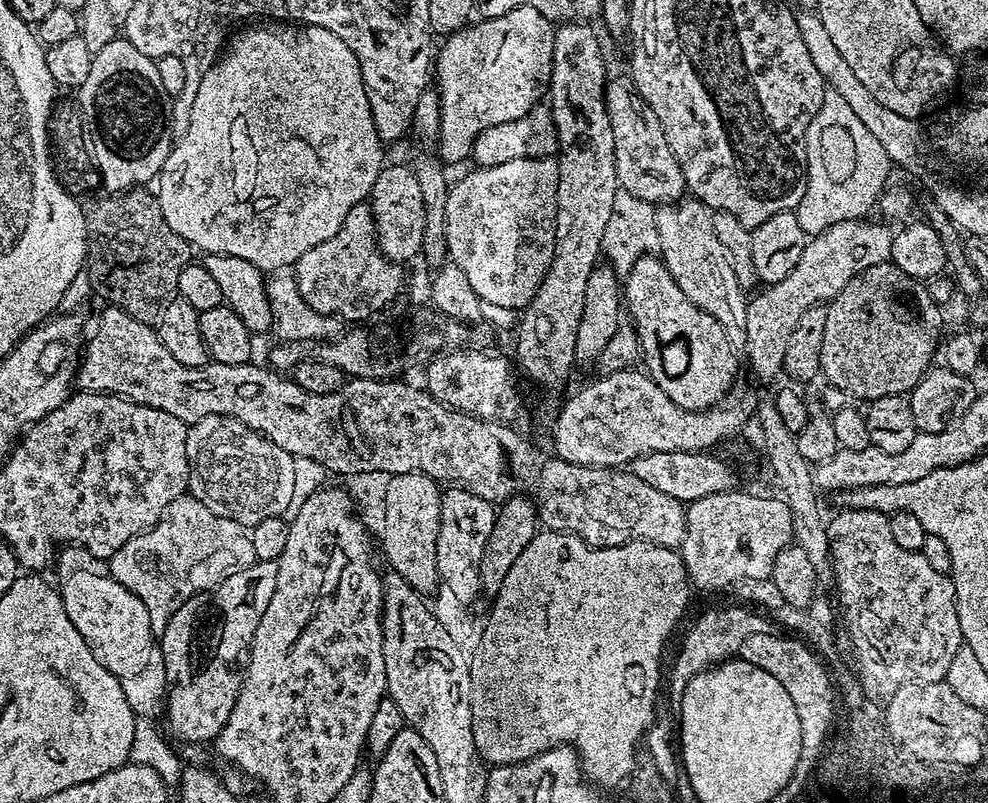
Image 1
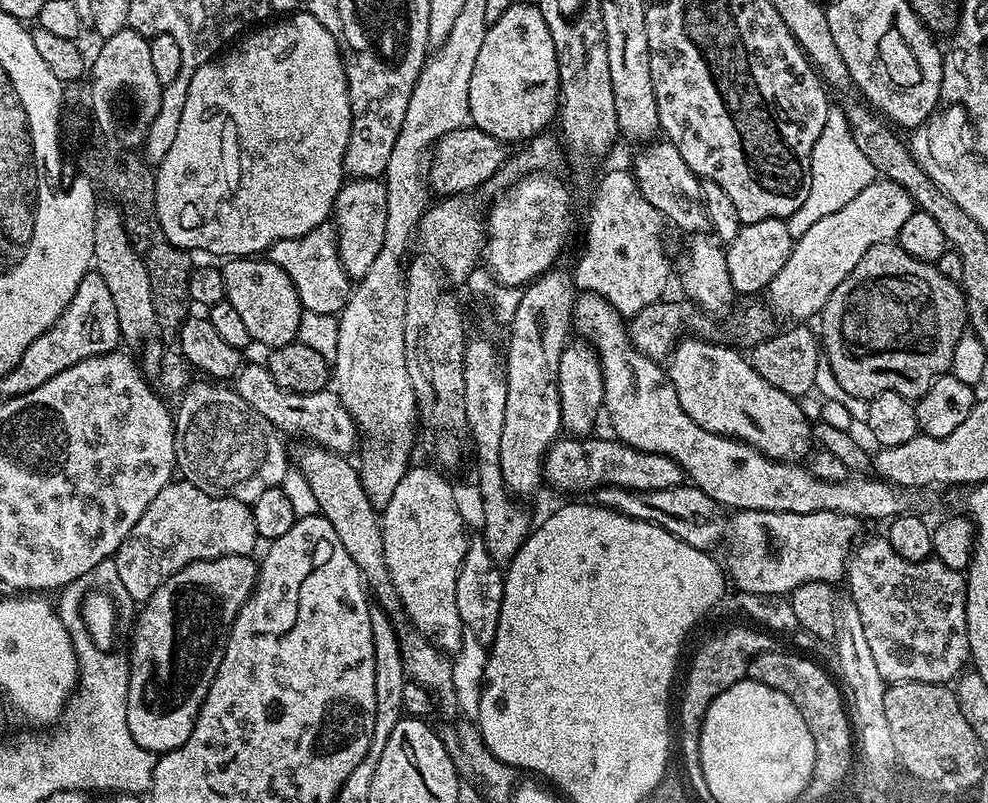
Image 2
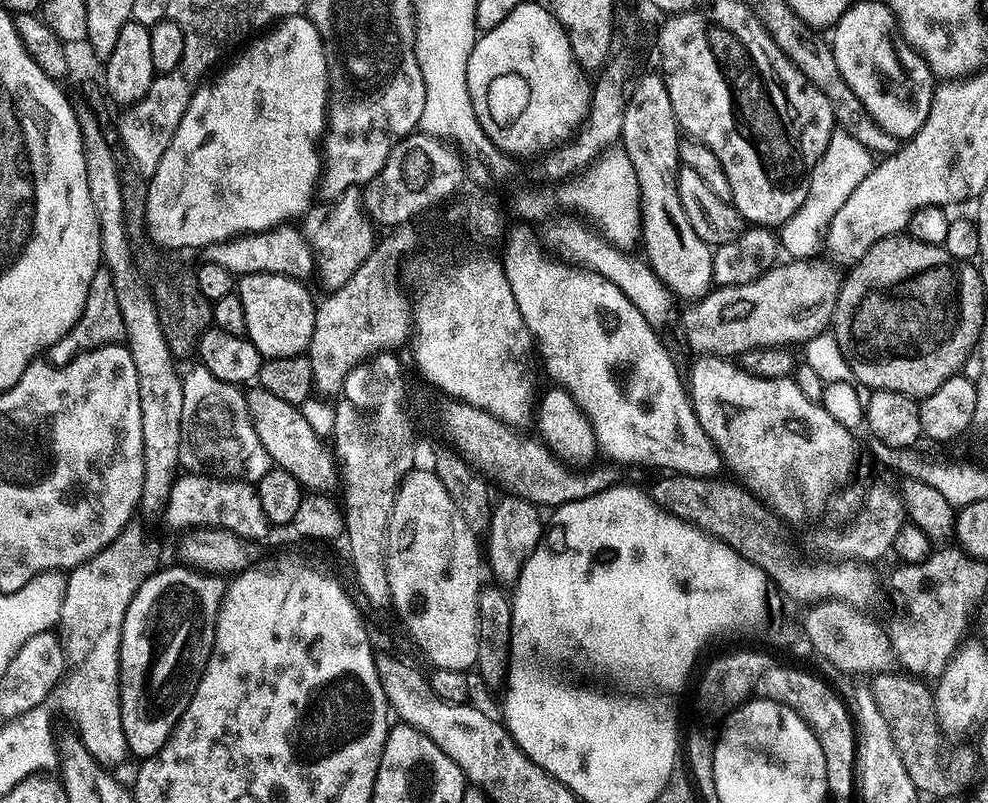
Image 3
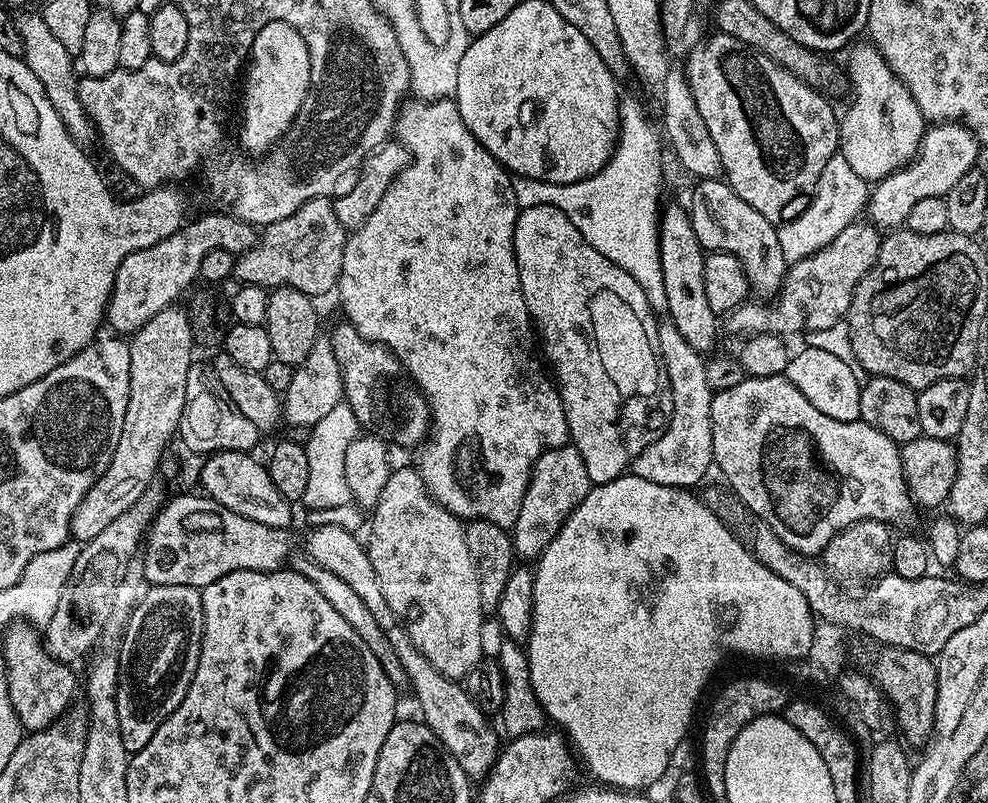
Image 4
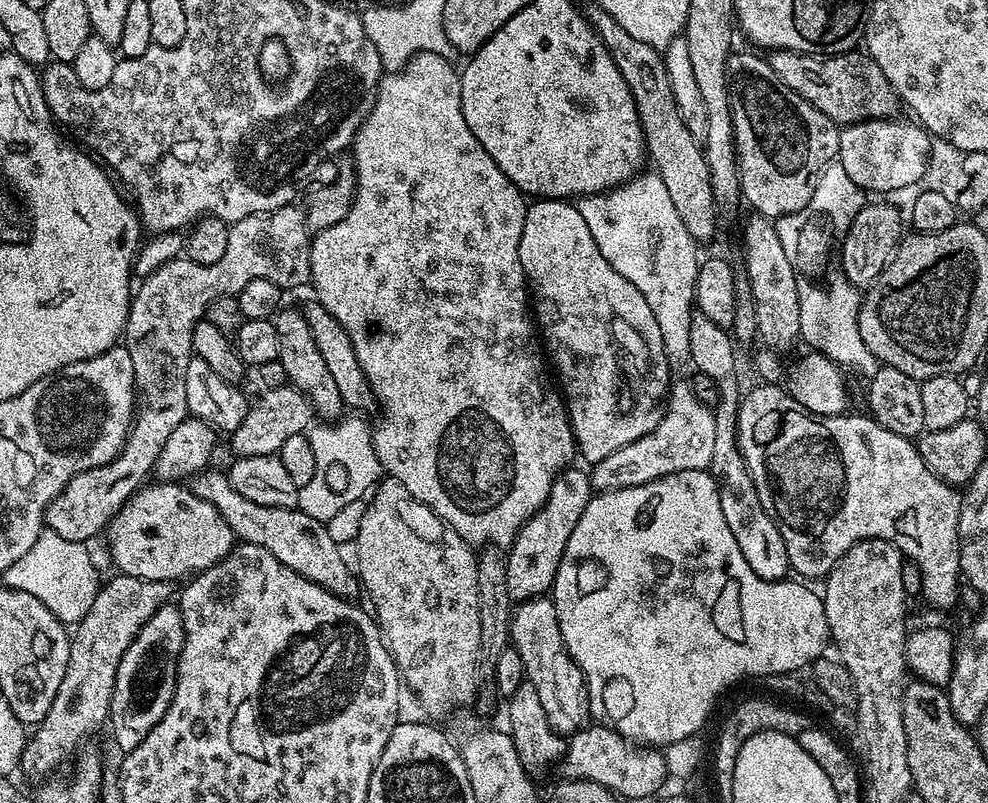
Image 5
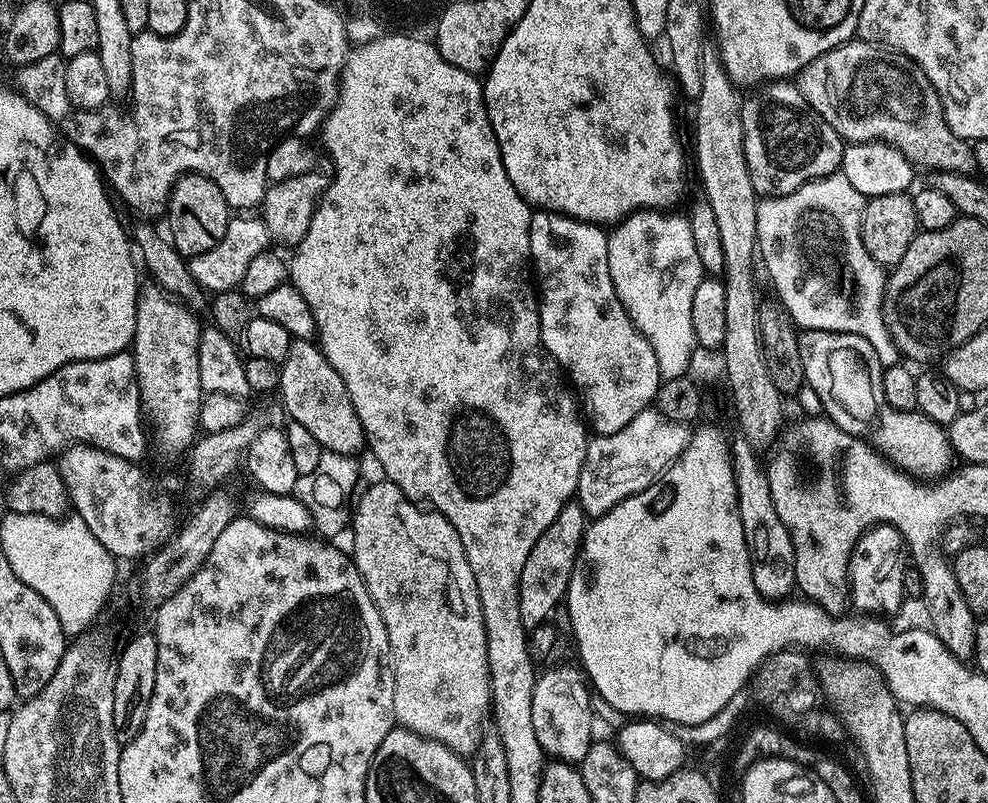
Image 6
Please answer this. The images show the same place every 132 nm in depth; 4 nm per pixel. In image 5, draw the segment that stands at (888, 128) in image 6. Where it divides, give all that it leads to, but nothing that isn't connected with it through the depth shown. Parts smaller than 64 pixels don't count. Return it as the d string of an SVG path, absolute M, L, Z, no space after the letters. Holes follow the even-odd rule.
M781 48L769 51L766 59L770 70L806 102L810 102L826 118L838 126L861 124L863 120L887 120L895 117L902 101L890 86L886 74L878 70L871 56L860 50L838 52L834 56L818 57L807 52L791 52Z

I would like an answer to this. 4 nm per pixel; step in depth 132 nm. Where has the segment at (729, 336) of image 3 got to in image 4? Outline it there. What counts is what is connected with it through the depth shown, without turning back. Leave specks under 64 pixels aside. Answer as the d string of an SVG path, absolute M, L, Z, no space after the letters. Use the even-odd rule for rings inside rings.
M857 222L846 226L846 230L842 230L838 238L822 246L822 250L795 261L789 267L780 291L772 302L776 304L745 302L733 312L727 313L727 331L729 328L739 338L766 334L788 338L791 332L807 334L841 323L847 317L858 282L862 282L862 278L872 269L878 258L881 239L881 229L871 222Z

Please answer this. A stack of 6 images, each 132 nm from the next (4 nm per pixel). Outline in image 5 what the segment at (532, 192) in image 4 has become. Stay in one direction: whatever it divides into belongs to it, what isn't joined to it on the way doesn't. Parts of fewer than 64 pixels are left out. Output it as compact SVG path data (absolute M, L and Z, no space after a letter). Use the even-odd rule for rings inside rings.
M648 170L607 192L581 196L575 206L582 218L586 218L586 226L590 226L590 234L594 234L598 250L602 250L602 258L606 258L622 278L638 286L638 294L642 294L650 310L654 310L669 365L687 365L690 322L696 298L694 282L698 244L690 238L690 230L686 230L682 218L678 218L678 210L674 210L674 202L662 178L655 171Z

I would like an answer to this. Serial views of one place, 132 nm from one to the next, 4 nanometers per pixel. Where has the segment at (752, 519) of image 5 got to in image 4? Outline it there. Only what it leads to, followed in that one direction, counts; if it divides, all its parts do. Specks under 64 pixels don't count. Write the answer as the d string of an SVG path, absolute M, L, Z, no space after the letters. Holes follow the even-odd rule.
M665 203L660 214L660 257L662 258L662 282L666 282L666 315L678 332L694 350L701 354L713 351L716 339L722 332L718 314L710 310L710 301L706 298L702 270L704 269L705 248L694 234L694 226L687 211L676 204Z

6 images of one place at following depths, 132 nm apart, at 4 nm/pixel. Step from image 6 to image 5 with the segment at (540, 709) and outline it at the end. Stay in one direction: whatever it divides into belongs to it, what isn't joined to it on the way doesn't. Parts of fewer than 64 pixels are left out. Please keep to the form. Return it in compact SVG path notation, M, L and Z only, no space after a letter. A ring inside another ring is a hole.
M551 595L519 601L511 617L512 627L516 629L512 633L511 645L522 655L525 679L537 691L550 726L563 736L579 732L591 717L589 686L581 668L565 650L562 630L558 626L558 612ZM520 628L524 632L520 632Z

